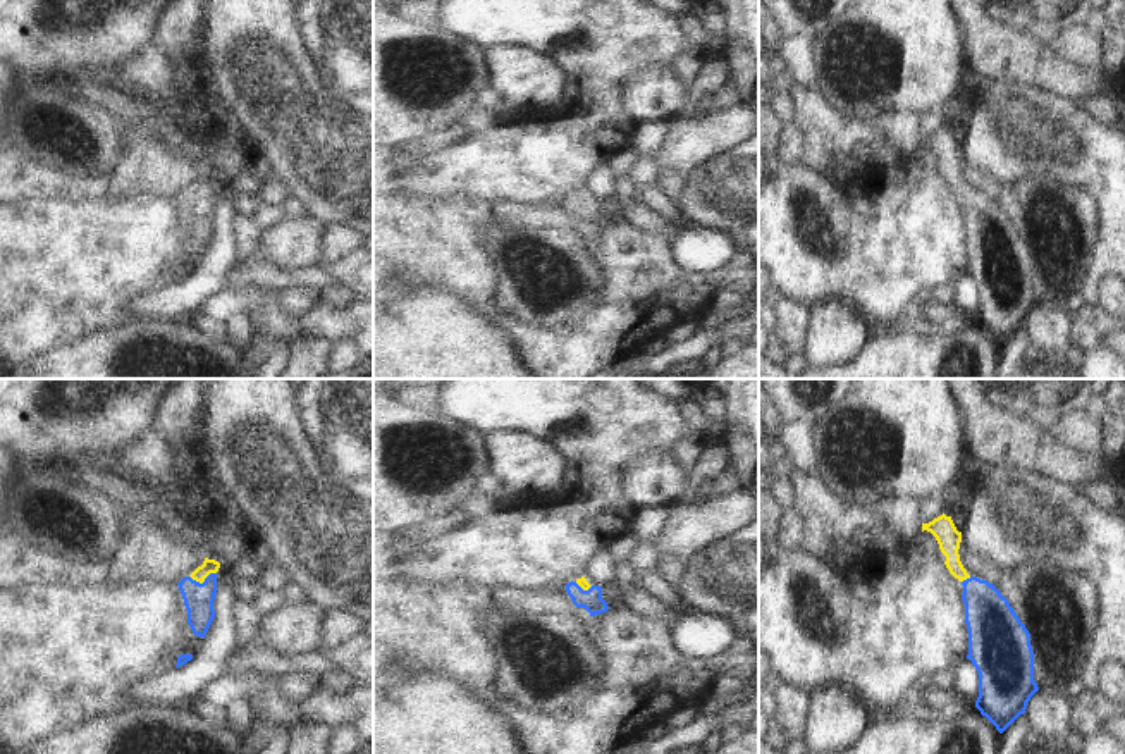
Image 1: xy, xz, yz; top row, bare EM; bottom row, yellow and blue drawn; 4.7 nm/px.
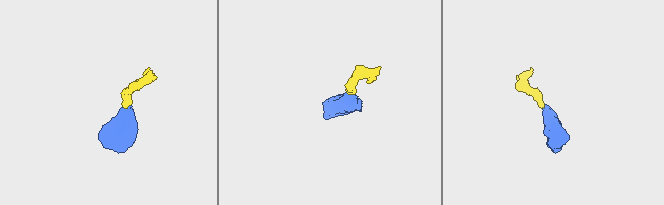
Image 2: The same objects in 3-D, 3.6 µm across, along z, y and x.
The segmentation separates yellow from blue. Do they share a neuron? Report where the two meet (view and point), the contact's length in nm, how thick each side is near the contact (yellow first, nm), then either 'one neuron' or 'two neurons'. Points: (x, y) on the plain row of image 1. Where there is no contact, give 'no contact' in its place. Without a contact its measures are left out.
meets yellow in xy at (202, 197); contact 130 nm long; 70 nm thick on the yellow side, 140 nm on the other; one neuron

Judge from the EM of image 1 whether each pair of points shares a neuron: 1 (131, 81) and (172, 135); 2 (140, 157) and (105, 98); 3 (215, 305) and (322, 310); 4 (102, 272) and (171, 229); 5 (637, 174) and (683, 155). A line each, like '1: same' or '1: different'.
1: different
2: different
3: same
4: same
5: different

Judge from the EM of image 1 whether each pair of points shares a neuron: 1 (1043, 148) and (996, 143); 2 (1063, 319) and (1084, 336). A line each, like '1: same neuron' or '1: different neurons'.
1: same neuron
2: different neurons

